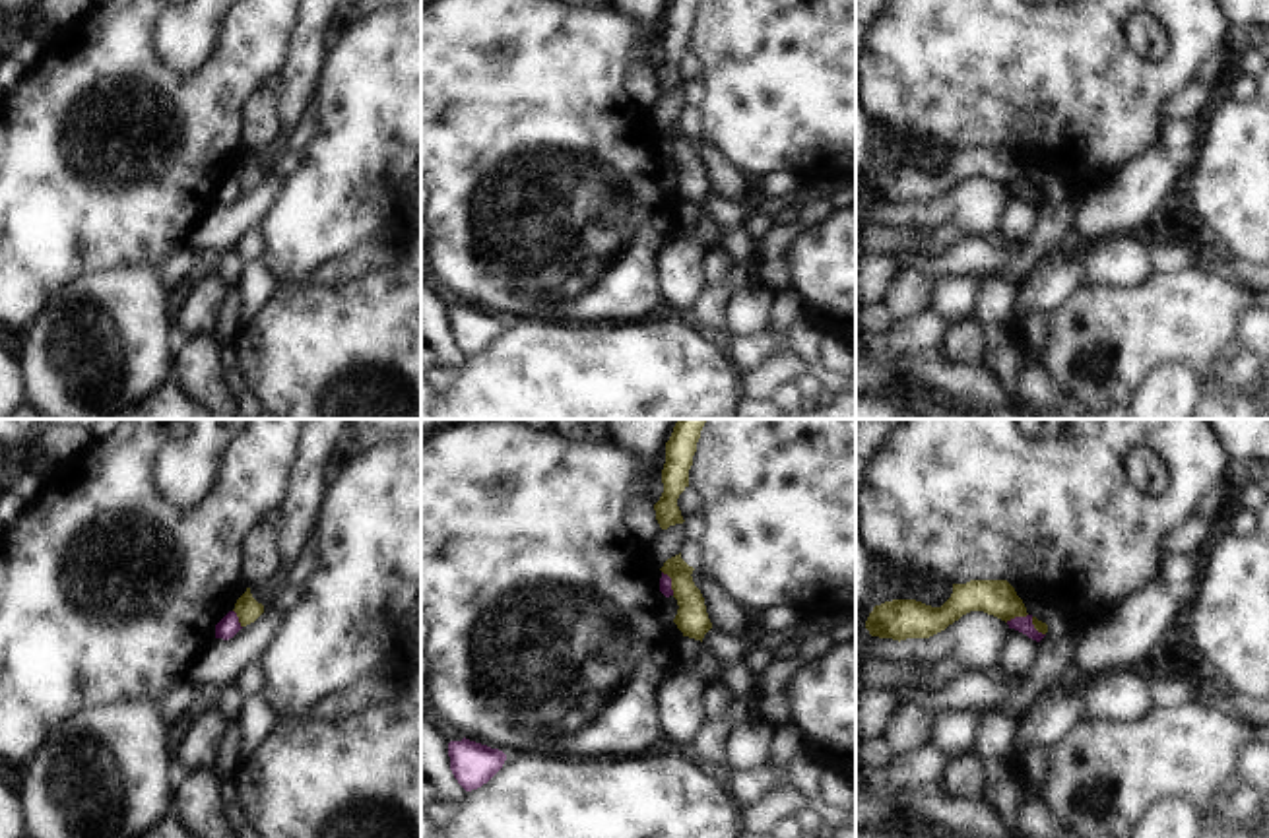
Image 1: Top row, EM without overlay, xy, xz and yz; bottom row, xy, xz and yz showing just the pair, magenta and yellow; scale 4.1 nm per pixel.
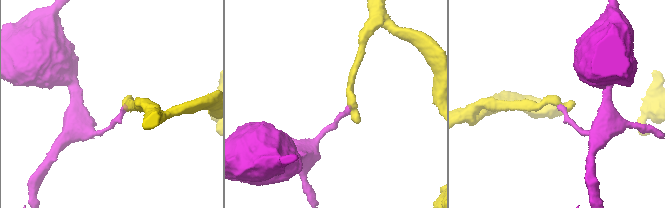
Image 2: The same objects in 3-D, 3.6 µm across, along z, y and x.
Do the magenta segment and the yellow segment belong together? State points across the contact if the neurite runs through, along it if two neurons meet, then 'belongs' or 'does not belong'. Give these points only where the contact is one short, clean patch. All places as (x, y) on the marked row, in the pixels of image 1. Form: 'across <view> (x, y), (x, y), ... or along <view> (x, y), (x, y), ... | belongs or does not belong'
along xz (662, 571), (670, 579), (674, 594) | does not belong

